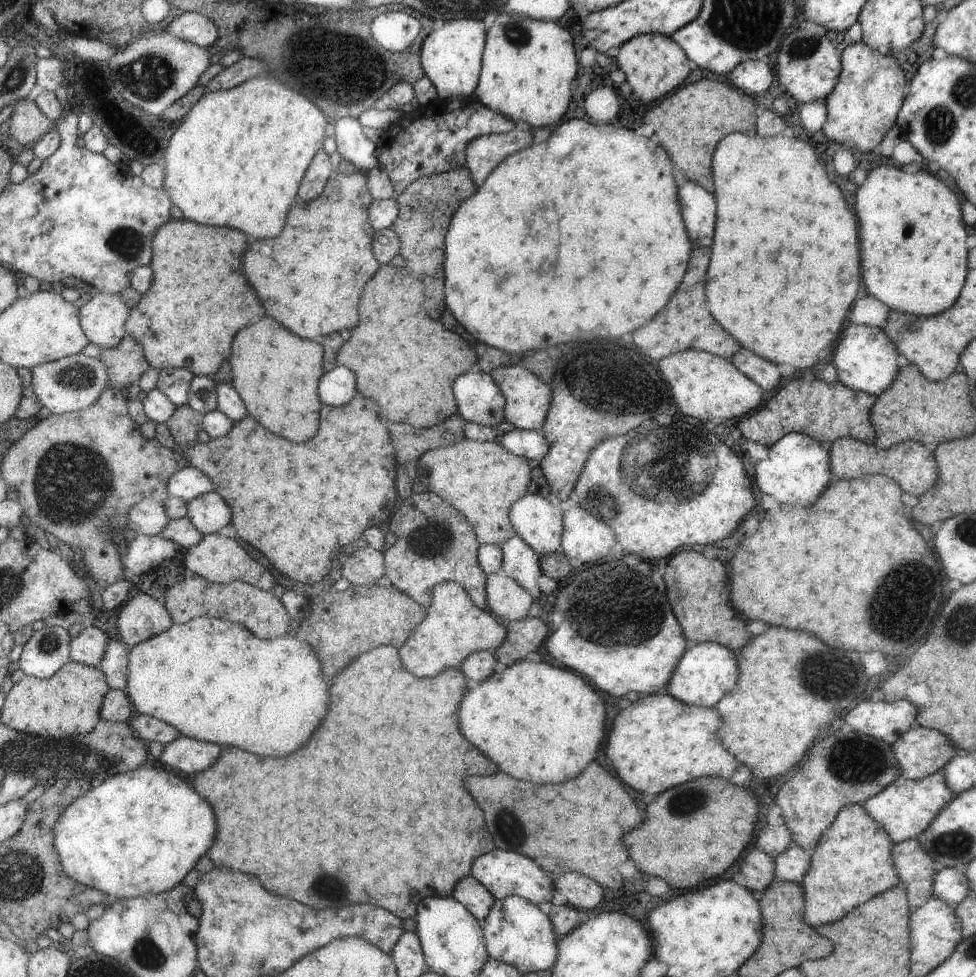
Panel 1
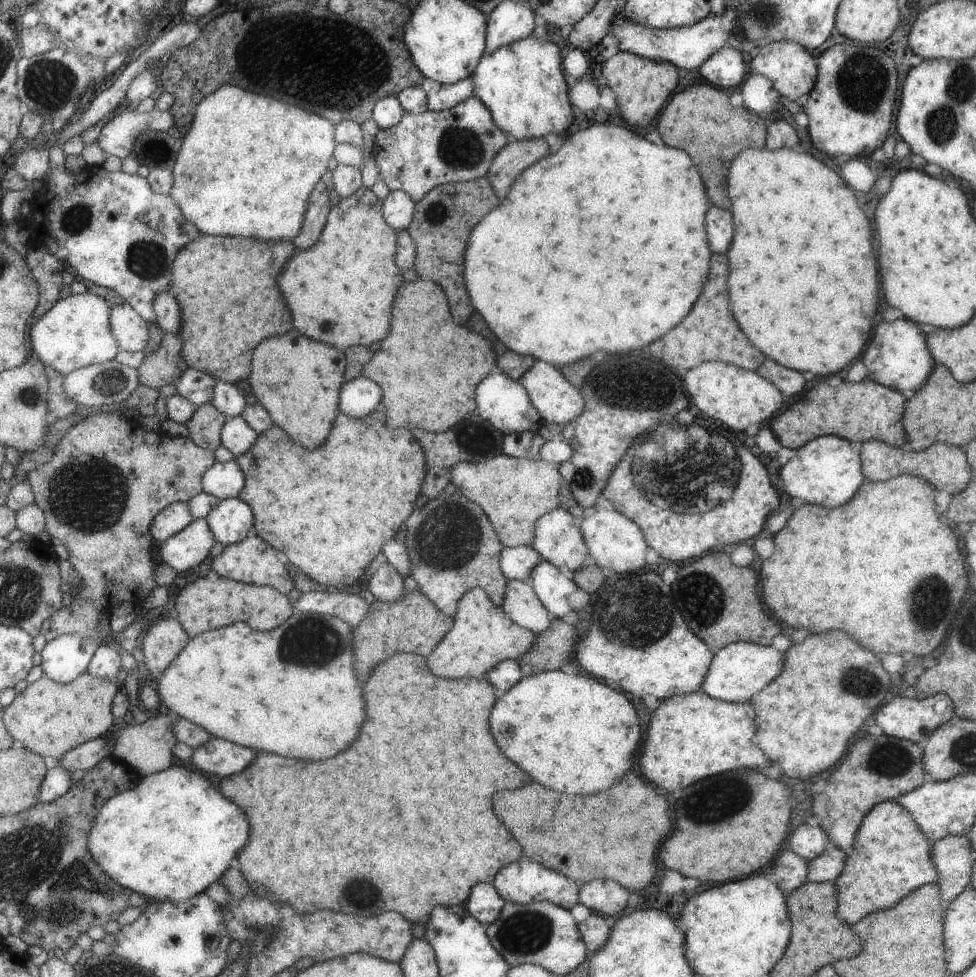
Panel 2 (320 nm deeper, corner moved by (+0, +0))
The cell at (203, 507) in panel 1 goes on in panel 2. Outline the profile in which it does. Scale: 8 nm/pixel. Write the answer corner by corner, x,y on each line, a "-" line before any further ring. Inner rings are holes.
240,497
222,499
222,503
217,505
206,519
209,521
218,542
223,543
226,547
243,542
247,535
255,533
253,530
253,524
255,524
253,508

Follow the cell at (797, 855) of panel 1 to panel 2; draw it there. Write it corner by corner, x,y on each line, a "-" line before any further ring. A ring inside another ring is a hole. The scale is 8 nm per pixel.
828,846
819,856
808,861
807,882
833,882
843,870
845,857
846,853
840,848

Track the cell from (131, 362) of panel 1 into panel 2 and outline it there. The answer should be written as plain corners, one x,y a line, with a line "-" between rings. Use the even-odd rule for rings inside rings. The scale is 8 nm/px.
164,333
157,348
141,363
140,384
156,389
175,385
184,372
191,368
182,357
182,338
177,334

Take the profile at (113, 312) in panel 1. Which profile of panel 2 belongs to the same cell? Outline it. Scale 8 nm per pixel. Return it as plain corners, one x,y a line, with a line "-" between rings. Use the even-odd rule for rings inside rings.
127,302
112,308
112,333
116,336
121,350
142,351
149,344
149,324
137,309

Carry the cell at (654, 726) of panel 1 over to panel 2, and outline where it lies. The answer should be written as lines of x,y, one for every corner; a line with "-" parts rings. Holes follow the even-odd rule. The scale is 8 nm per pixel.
701,690
673,695
660,701
641,745
641,774
659,788
675,792
719,772
769,766
769,760
752,740
758,723
753,708
749,702
729,704
707,696

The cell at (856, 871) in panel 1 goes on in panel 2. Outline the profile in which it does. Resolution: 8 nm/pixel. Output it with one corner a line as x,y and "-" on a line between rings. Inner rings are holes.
896,800
877,803
864,816
852,850
844,858
843,870
833,881
839,893
836,902
839,920
855,924
870,912
895,906
917,887
935,883
939,873
932,861
931,846
913,817

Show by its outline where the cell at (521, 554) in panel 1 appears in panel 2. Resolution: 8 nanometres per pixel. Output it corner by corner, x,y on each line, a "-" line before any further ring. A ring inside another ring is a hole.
541,560
531,569
529,583
551,617
561,619
571,610
565,596
570,592
575,592
577,586
570,575
547,561

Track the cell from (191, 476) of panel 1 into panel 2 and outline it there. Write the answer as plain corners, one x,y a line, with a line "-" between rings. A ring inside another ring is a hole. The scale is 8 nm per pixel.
217,461
203,475
205,493
220,499
234,499
240,496
246,485
246,472
236,461

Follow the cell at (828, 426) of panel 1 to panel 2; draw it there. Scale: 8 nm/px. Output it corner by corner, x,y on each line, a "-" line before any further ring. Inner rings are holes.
865,378
858,383
841,382
837,386
817,384
805,391
803,398
793,402
787,410
773,416
767,426
779,444
788,449
798,449
808,440
821,435
835,435
854,443
876,440
894,447
904,448
907,433
903,420
905,398
896,389
887,388

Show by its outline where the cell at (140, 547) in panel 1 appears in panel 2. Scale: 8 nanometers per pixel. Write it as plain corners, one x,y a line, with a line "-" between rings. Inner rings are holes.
197,519
162,544
162,562
177,572
187,572
205,562
217,543
209,521

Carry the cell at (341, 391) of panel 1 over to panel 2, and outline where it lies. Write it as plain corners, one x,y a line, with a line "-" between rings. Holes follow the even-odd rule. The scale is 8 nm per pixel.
361,376
347,381
340,394
340,406
343,412
363,418
371,414
383,400
383,390
374,380

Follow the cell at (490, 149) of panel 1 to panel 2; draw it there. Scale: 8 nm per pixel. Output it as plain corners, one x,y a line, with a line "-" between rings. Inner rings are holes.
543,138
511,139
507,146
494,157
486,177
496,189
501,200
507,198
513,182
523,174
529,166
547,156
547,143

